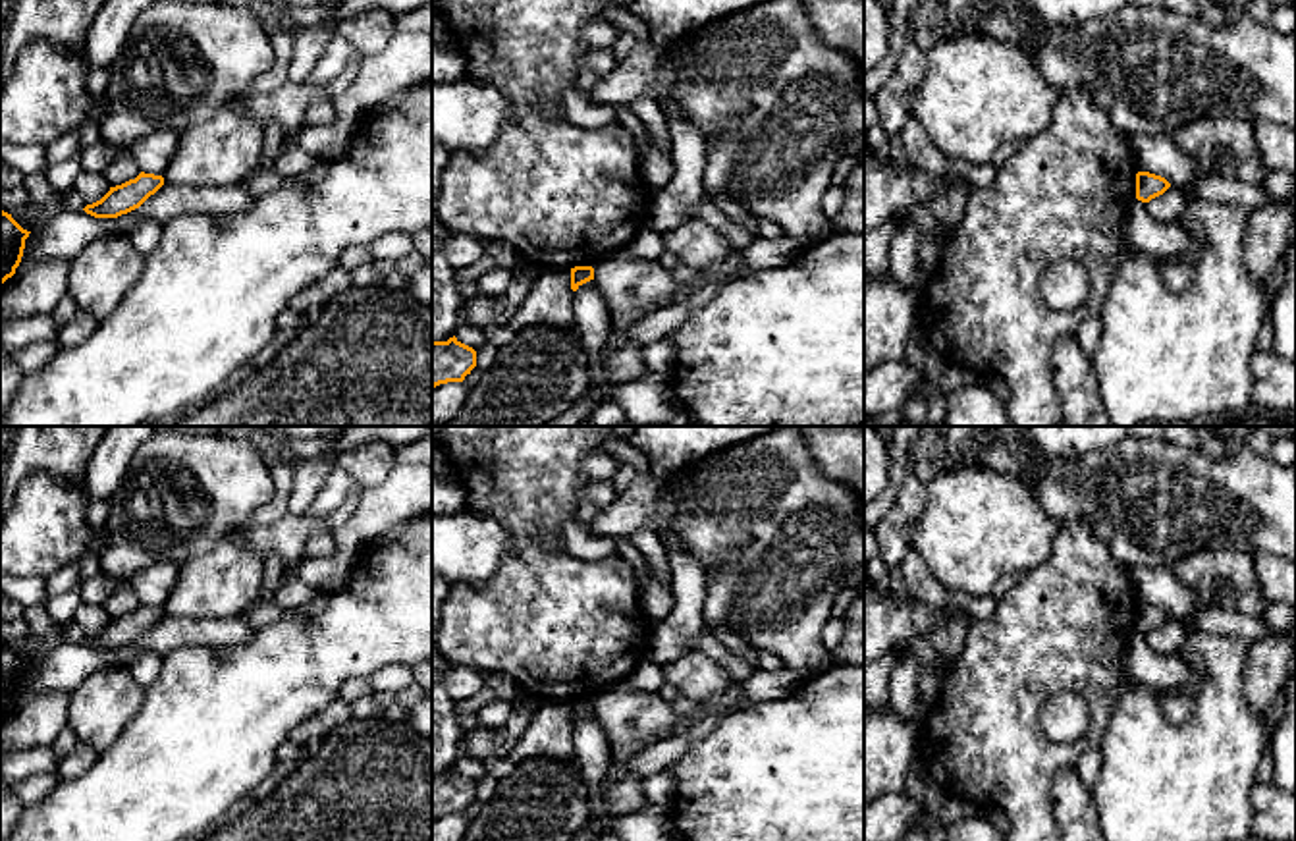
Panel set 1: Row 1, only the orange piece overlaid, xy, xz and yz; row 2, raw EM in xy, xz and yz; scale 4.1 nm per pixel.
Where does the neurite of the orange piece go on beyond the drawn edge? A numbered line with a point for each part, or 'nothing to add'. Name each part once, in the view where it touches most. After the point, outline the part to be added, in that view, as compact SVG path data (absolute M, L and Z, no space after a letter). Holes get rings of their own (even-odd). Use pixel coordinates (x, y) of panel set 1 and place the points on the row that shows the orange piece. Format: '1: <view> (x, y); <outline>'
nothing to add

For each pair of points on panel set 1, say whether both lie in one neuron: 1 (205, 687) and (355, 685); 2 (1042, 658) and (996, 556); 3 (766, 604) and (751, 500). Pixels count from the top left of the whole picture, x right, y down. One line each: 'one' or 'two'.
1: two
2: two
3: one

